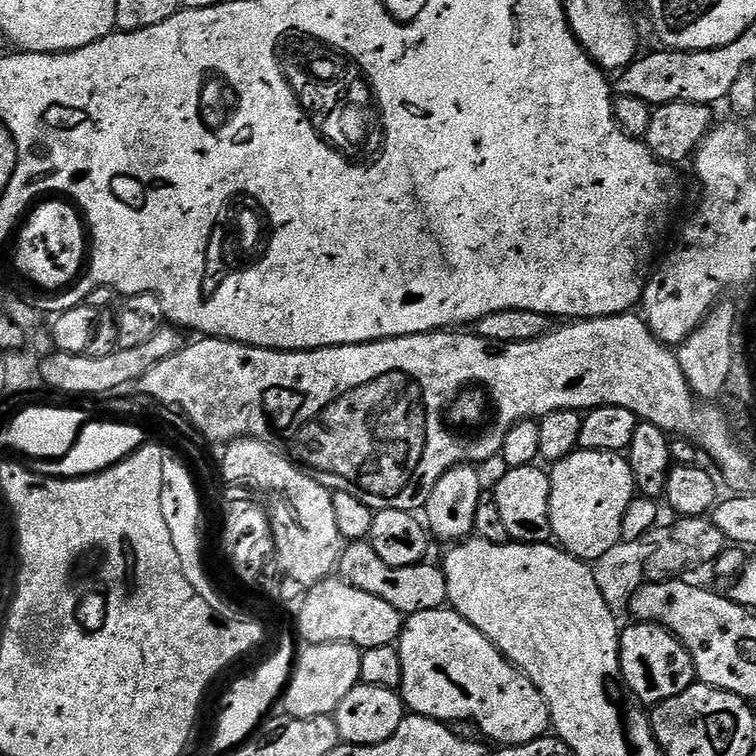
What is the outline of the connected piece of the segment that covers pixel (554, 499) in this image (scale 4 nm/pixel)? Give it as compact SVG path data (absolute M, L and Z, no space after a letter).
M571 452L565 460L551 465L550 475L550 526L555 543L572 556L589 562L600 559L606 550L610 550L621 541L622 518L626 518L626 506L637 495L635 476L627 459L618 452Z

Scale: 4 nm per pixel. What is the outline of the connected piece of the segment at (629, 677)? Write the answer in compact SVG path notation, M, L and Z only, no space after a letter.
M632 622L621 631L620 674L624 677L625 689L644 706L661 704L697 683L694 662L686 646L661 624Z

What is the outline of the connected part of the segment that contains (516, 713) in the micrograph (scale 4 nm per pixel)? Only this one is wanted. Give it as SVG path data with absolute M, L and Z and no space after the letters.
M451 607L411 613L403 621L398 647L402 658L402 682L398 691L411 715L441 722L472 720L496 746L529 744L549 731L548 704L530 678L519 672L480 631Z

